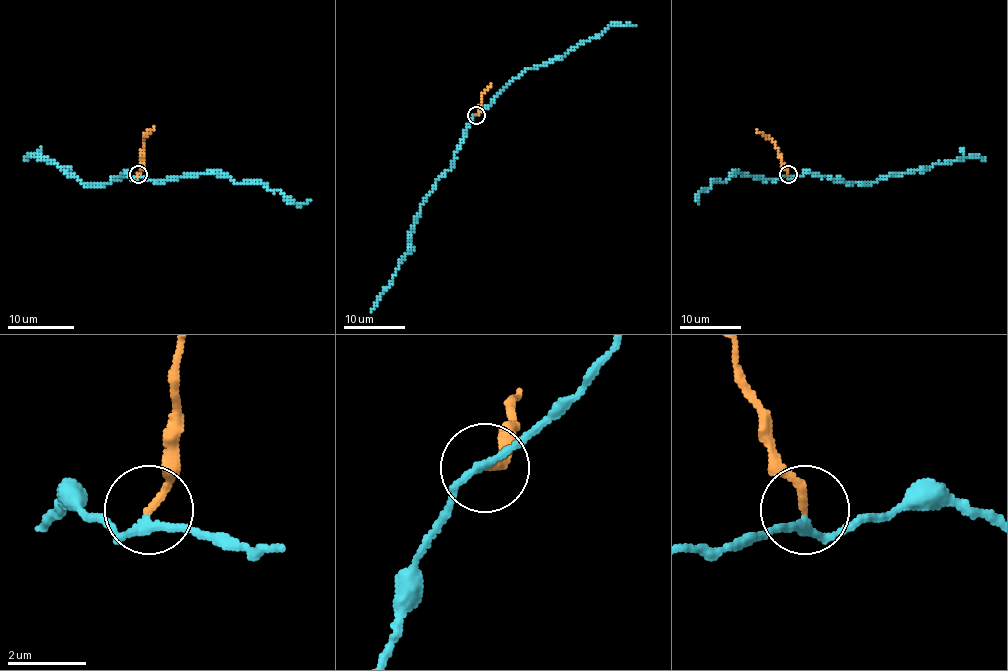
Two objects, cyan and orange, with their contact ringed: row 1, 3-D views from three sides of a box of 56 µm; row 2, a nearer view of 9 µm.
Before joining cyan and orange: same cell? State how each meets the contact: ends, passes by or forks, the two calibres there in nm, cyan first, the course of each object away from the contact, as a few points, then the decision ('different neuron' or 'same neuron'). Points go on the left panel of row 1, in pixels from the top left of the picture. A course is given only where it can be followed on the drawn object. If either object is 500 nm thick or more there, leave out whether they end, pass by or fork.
cyan passes by; orange ends there; 180 nm thick on the cyan side, 190 nm on the other; cyan runs (138, 176), (133, 179), (126, 174), (103, 184), (85, 186), (55, 162), (31, 154), (23, 157); orange runs (138, 174), (143, 137), (155, 127); different neuron

